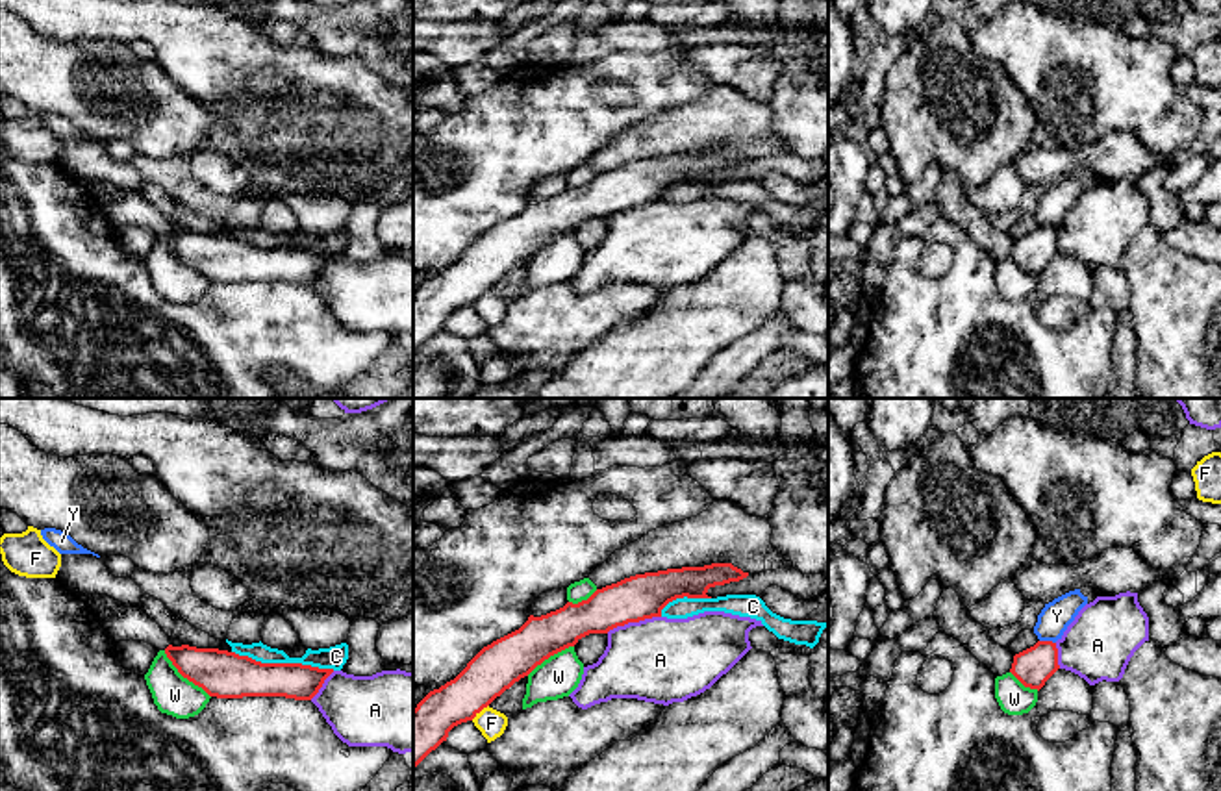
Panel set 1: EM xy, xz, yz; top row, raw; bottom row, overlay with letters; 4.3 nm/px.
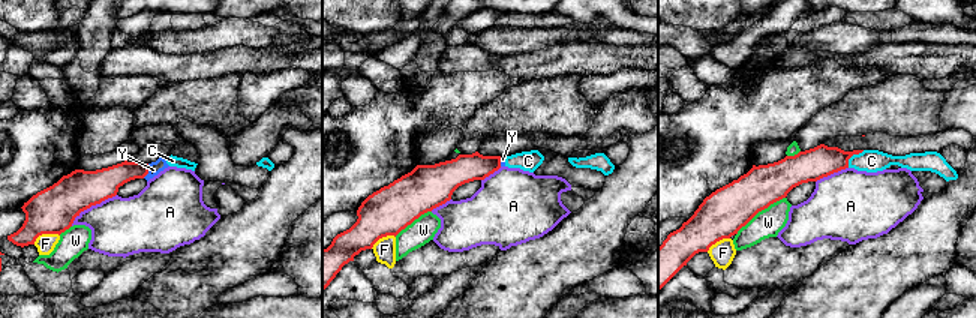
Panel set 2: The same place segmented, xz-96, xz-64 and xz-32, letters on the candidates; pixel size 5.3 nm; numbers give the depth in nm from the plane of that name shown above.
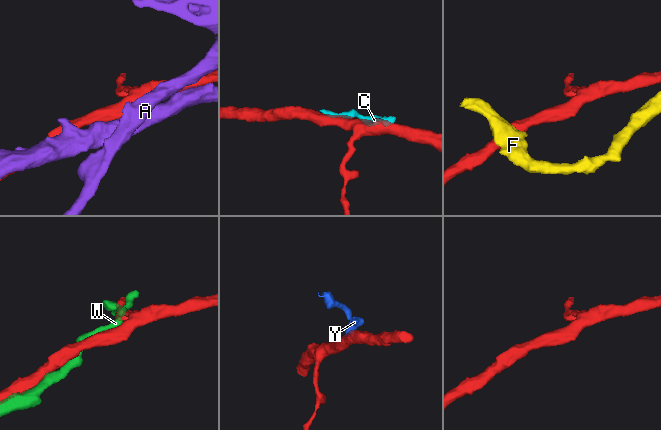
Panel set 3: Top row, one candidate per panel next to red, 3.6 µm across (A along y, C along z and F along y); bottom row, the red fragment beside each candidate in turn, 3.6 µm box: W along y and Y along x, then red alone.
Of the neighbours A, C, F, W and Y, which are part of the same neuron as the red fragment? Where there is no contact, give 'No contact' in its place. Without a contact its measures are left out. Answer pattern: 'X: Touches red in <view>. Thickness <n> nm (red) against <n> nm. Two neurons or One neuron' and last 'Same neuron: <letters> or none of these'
A: Touches red in xz. Thickness 200 nm (red) against 380 nm. Two neurons
C: Touches red in xy. Thickness 200 nm (red) against 100 nm. Two neurons
F: Touches red in xz. Thickness 200 nm (red) against 120 nm. Two neurons
W: Touches red in xy. Thickness 200 nm (red) against 180 nm. Two neurons
Y: Touches red in yz. Thickness 170 nm (red) against 140 nm. Two neurons
Same neuron: none of these

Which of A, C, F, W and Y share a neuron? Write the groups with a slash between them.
A / C Y / F / W

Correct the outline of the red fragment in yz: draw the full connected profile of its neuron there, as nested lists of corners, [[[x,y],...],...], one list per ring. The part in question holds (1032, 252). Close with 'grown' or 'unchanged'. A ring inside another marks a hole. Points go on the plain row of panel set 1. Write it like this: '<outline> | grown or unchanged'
[[[1038,226],[1034,232],[1013,241],[1010,257],[1025,272],[1039,276],[1058,254],[1056,228]]] | unchanged

